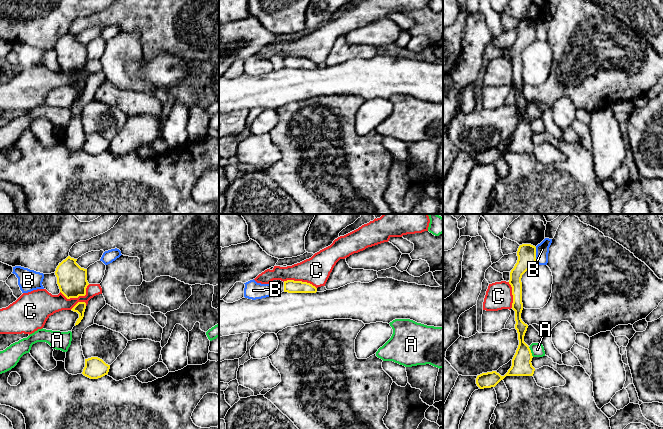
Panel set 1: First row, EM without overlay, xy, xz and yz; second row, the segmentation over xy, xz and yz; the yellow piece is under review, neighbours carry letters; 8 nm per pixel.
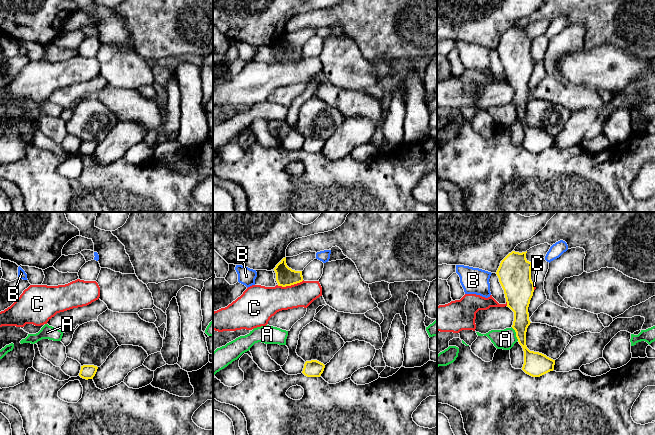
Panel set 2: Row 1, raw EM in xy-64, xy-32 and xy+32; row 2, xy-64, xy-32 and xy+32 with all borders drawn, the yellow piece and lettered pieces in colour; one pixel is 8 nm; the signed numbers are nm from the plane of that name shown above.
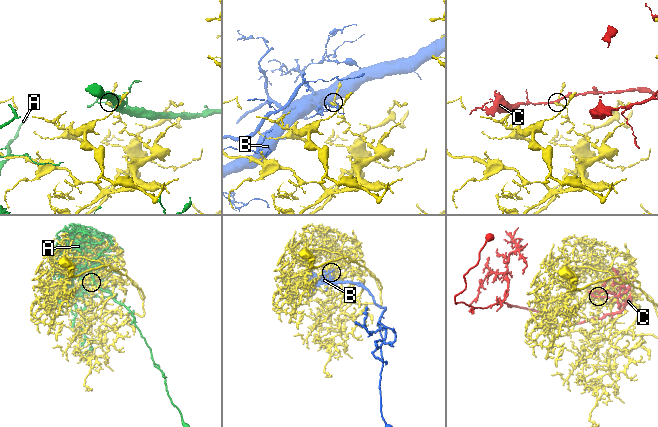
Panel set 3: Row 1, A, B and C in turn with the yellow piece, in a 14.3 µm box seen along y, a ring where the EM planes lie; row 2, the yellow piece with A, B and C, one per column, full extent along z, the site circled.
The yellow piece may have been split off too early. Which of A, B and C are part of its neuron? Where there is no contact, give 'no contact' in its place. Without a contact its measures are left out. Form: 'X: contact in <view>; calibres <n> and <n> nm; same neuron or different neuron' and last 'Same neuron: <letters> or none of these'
A: contact in yz; calibres 160 and 110 nm; different neuron
B: contact in yz; calibres 150 and 110 nm; different neuron
C: contact in xy; calibres 240 and 180 nm; different neuron
Same neuron: none of these

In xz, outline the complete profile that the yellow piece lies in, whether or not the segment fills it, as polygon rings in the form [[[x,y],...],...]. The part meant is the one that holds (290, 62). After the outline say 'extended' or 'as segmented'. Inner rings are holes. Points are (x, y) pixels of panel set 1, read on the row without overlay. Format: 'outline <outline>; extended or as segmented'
outline [[[284,57],[284,68],[288,69],[316,69],[317,64],[310,59],[302,57]]]; as segmented

